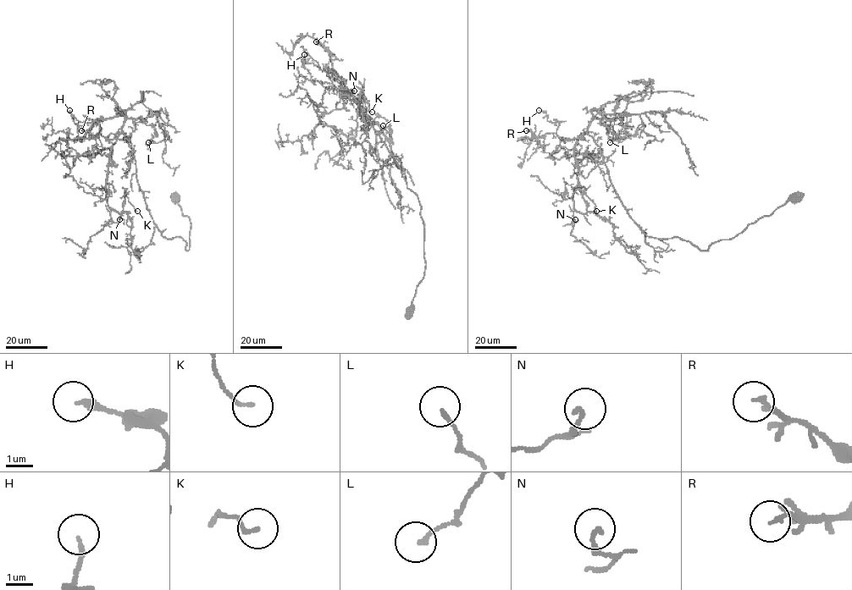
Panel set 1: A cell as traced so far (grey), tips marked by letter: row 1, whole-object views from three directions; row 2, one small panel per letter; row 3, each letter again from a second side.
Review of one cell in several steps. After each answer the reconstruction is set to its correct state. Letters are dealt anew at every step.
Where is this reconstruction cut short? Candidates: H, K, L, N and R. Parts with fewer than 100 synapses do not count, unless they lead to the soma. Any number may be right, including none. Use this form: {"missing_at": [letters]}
{"missing_at": []}

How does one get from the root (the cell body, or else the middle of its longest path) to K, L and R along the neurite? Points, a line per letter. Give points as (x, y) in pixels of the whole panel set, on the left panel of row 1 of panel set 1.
K: (174, 198), (190, 223), (188, 250), (157, 228), (121, 133), (107, 203), (120, 213), (126, 194), (137, 211)
L: (174, 198), (190, 223), (188, 250), (154, 222), (123, 123), (141, 117), (155, 128), (148, 142)
R: (174, 198), (190, 223), (188, 250), (183, 239), (167, 239), (157, 228), (125, 136), (107, 139), (81, 130)

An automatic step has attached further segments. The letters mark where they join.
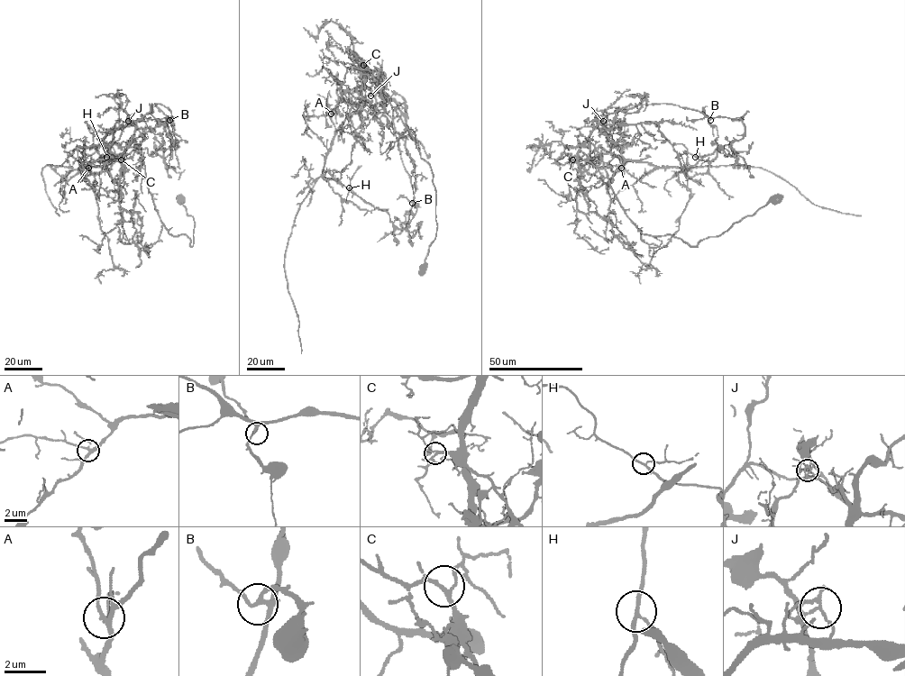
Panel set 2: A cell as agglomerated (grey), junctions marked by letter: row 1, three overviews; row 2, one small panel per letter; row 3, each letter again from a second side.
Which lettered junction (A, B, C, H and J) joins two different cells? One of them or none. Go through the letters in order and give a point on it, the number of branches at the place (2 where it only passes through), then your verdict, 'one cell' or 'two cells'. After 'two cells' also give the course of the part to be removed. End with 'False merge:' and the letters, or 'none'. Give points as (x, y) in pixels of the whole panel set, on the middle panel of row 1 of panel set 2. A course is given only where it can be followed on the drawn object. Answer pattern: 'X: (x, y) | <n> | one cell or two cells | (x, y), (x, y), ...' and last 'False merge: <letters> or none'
A: (331, 114) | 4 | one cell
B: (412, 203) | 4 | one cell
C: (363, 65) | 4 | one cell
H: (349, 187) | 3 | one cell
J: (370, 95) | 4 | two cells | (370, 95), (348, 106), (323, 173), (300, 205), (288, 240), (285, 271), (299, 322), (301, 353)
False merge: J

